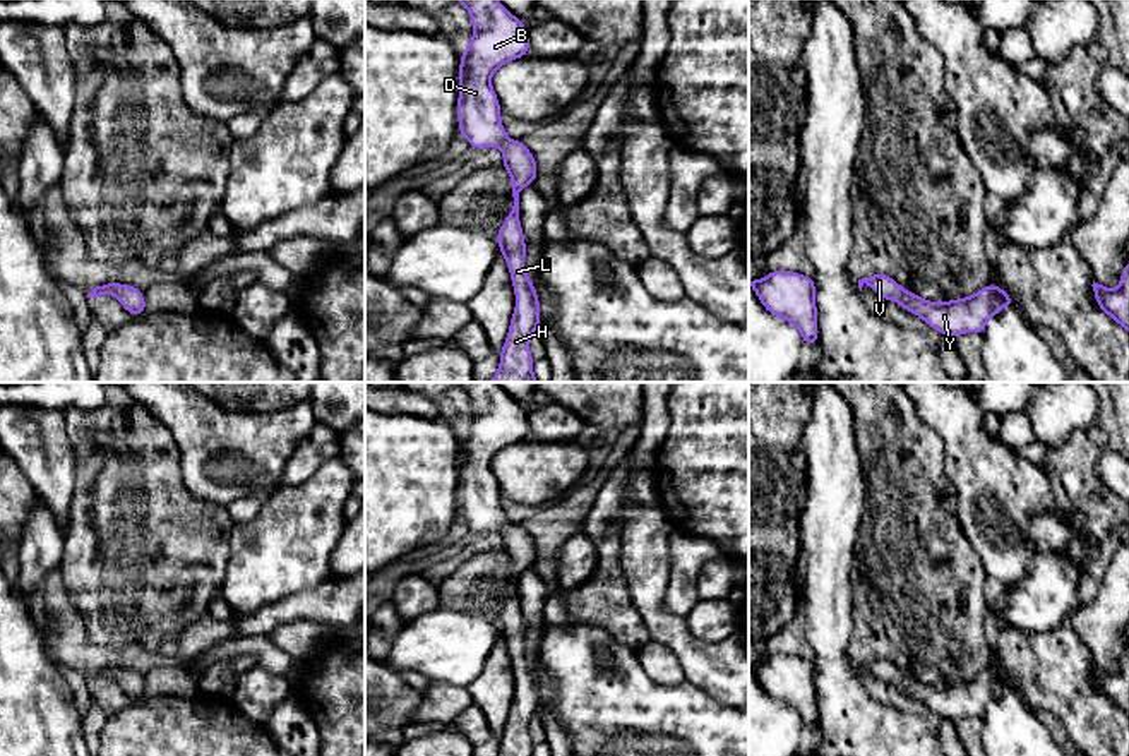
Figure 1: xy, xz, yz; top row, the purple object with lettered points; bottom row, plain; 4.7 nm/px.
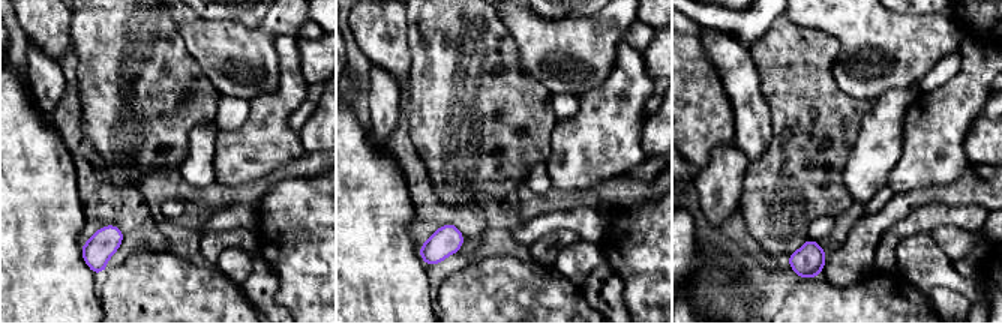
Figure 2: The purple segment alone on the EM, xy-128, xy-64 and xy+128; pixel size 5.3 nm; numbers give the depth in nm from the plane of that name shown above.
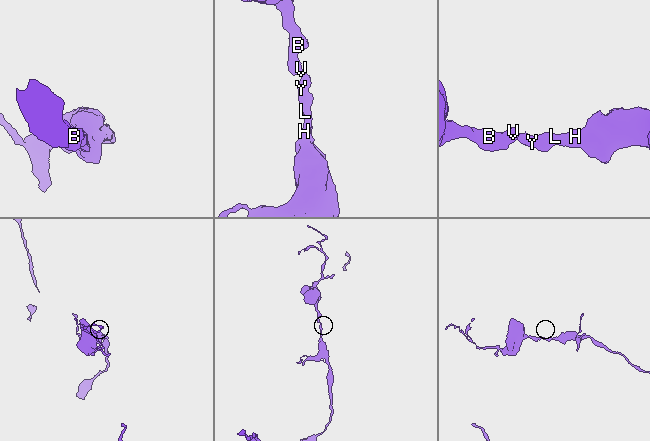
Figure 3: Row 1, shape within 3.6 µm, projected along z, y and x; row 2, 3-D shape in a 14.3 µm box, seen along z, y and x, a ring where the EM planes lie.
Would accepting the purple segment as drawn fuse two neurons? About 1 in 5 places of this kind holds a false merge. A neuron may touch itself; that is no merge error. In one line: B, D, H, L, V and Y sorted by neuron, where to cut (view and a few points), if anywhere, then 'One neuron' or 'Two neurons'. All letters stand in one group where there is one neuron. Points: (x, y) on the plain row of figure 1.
Groups: B D H L V Y. No split. One neuron

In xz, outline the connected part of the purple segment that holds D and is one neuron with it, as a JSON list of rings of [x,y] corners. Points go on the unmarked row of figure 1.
[[[454,382],[464,389],[471,399],[473,422],[469,430],[461,437],[459,449],[459,482],[457,504],[459,518],[469,526],[471,533],[499,531],[504,538],[502,550],[509,555],[512,566],[514,590],[500,610],[495,624],[507,646],[516,677],[516,693],[509,708],[509,718],[504,732],[499,735],[500,751],[497,756],[533,756],[533,741],[529,723],[540,713],[540,684],[531,662],[524,655],[526,627],[519,605],[519,576],[536,566],[536,543],[523,525],[511,525],[502,506],[500,489],[490,468],[493,456],[529,437],[528,411],[512,399],[497,382]]]

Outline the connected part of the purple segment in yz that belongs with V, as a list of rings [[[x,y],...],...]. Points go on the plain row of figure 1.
[[[875,657],[858,663],[860,675],[865,667],[884,684],[898,686],[905,694],[918,699],[941,718],[954,722],[965,717],[983,718],[990,701],[999,698],[1006,689],[1016,689],[1016,686],[994,667],[980,672],[971,681],[947,684],[944,687],[923,684],[913,675],[906,675],[889,658]]]

